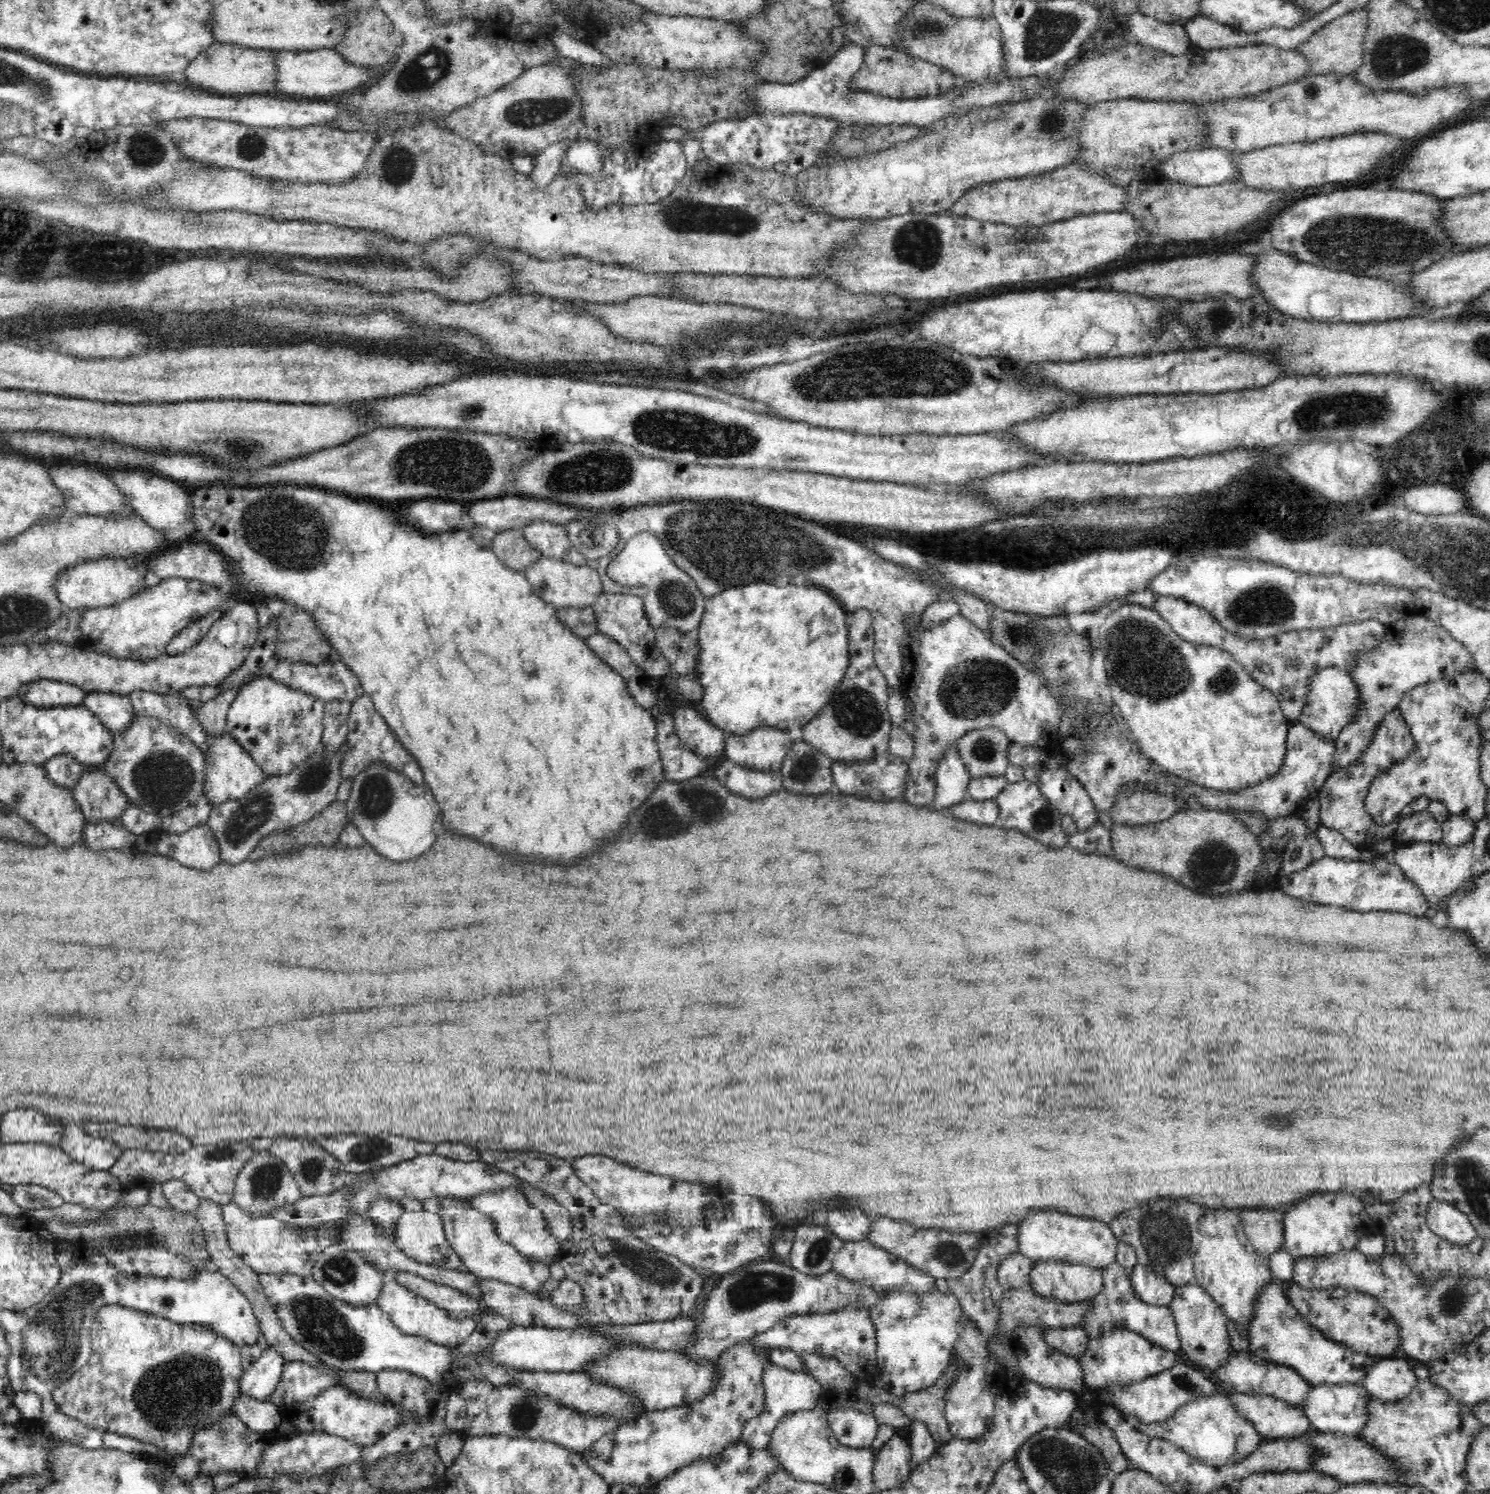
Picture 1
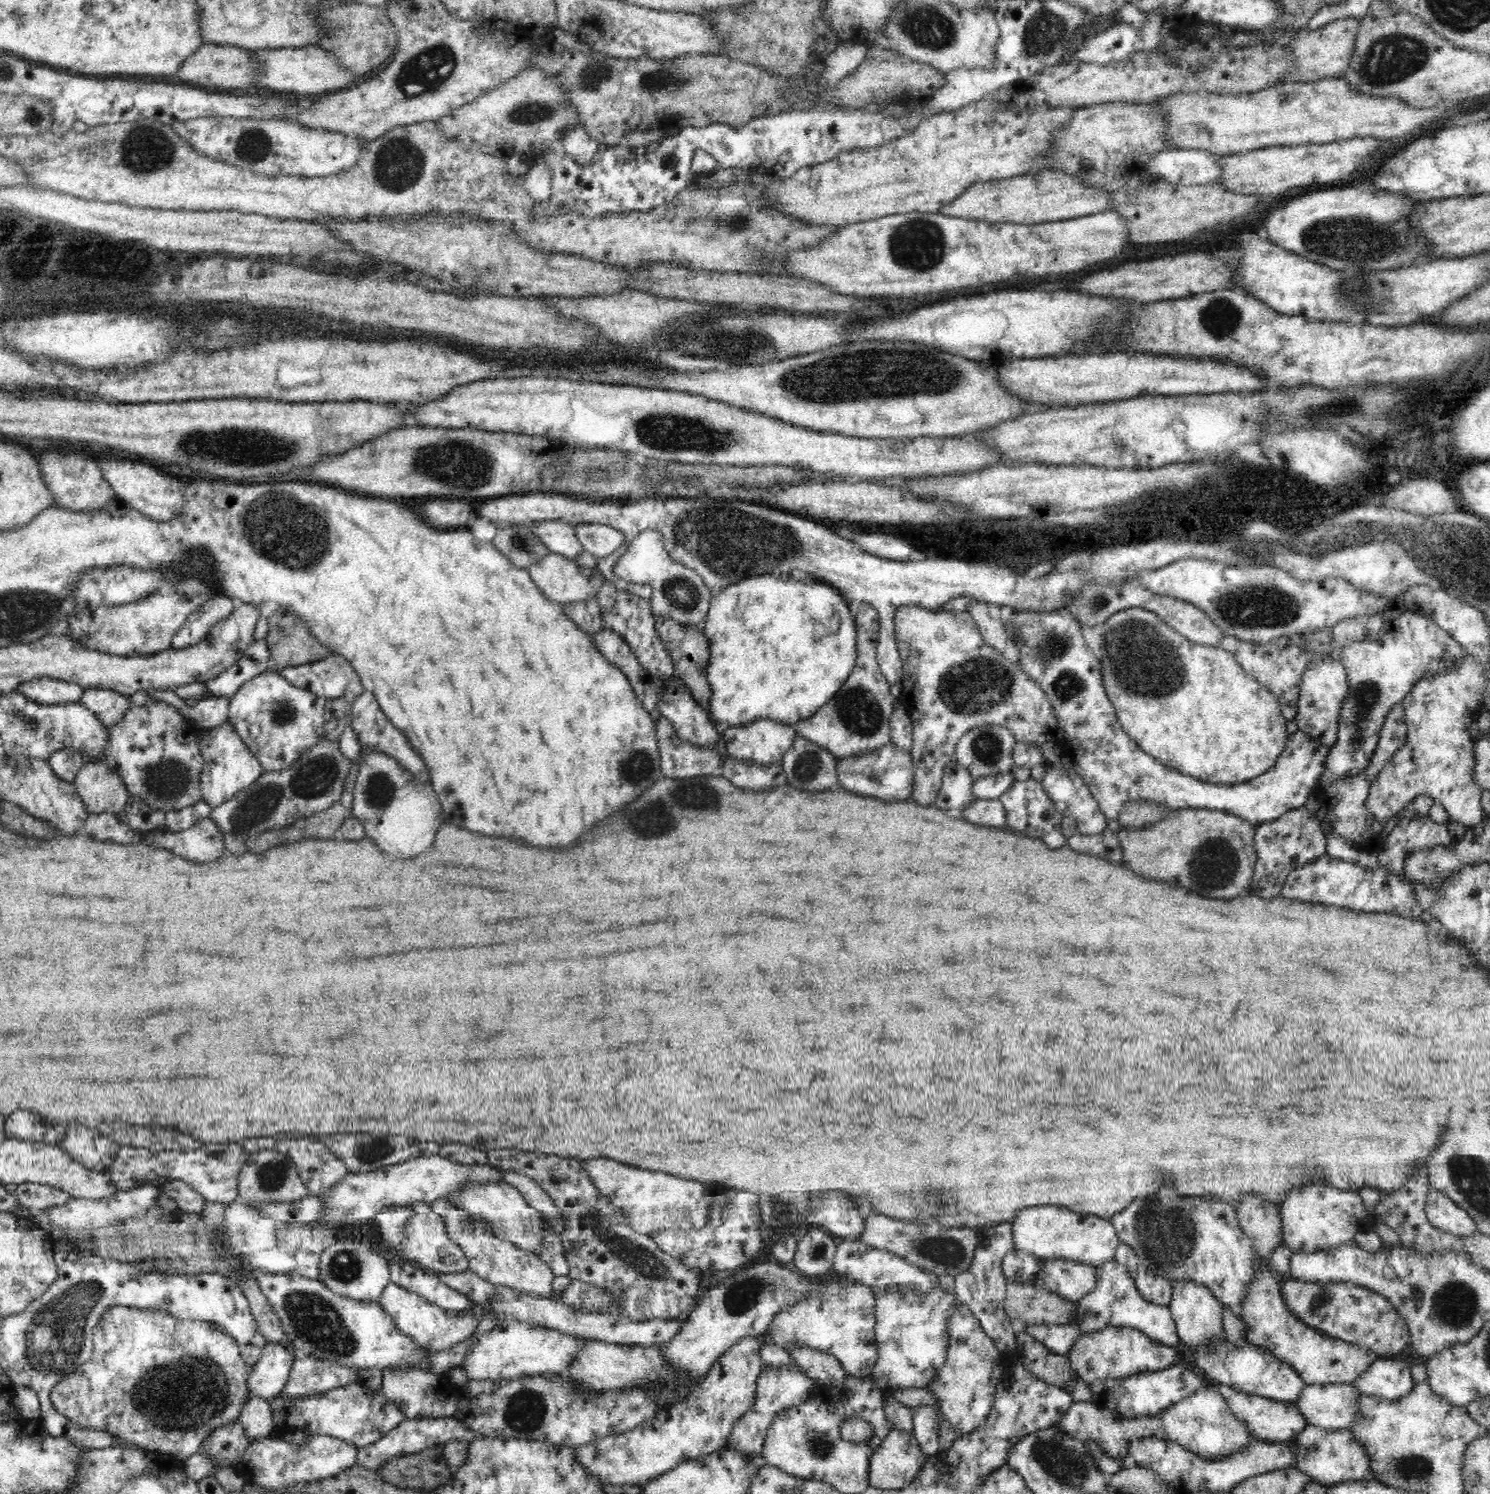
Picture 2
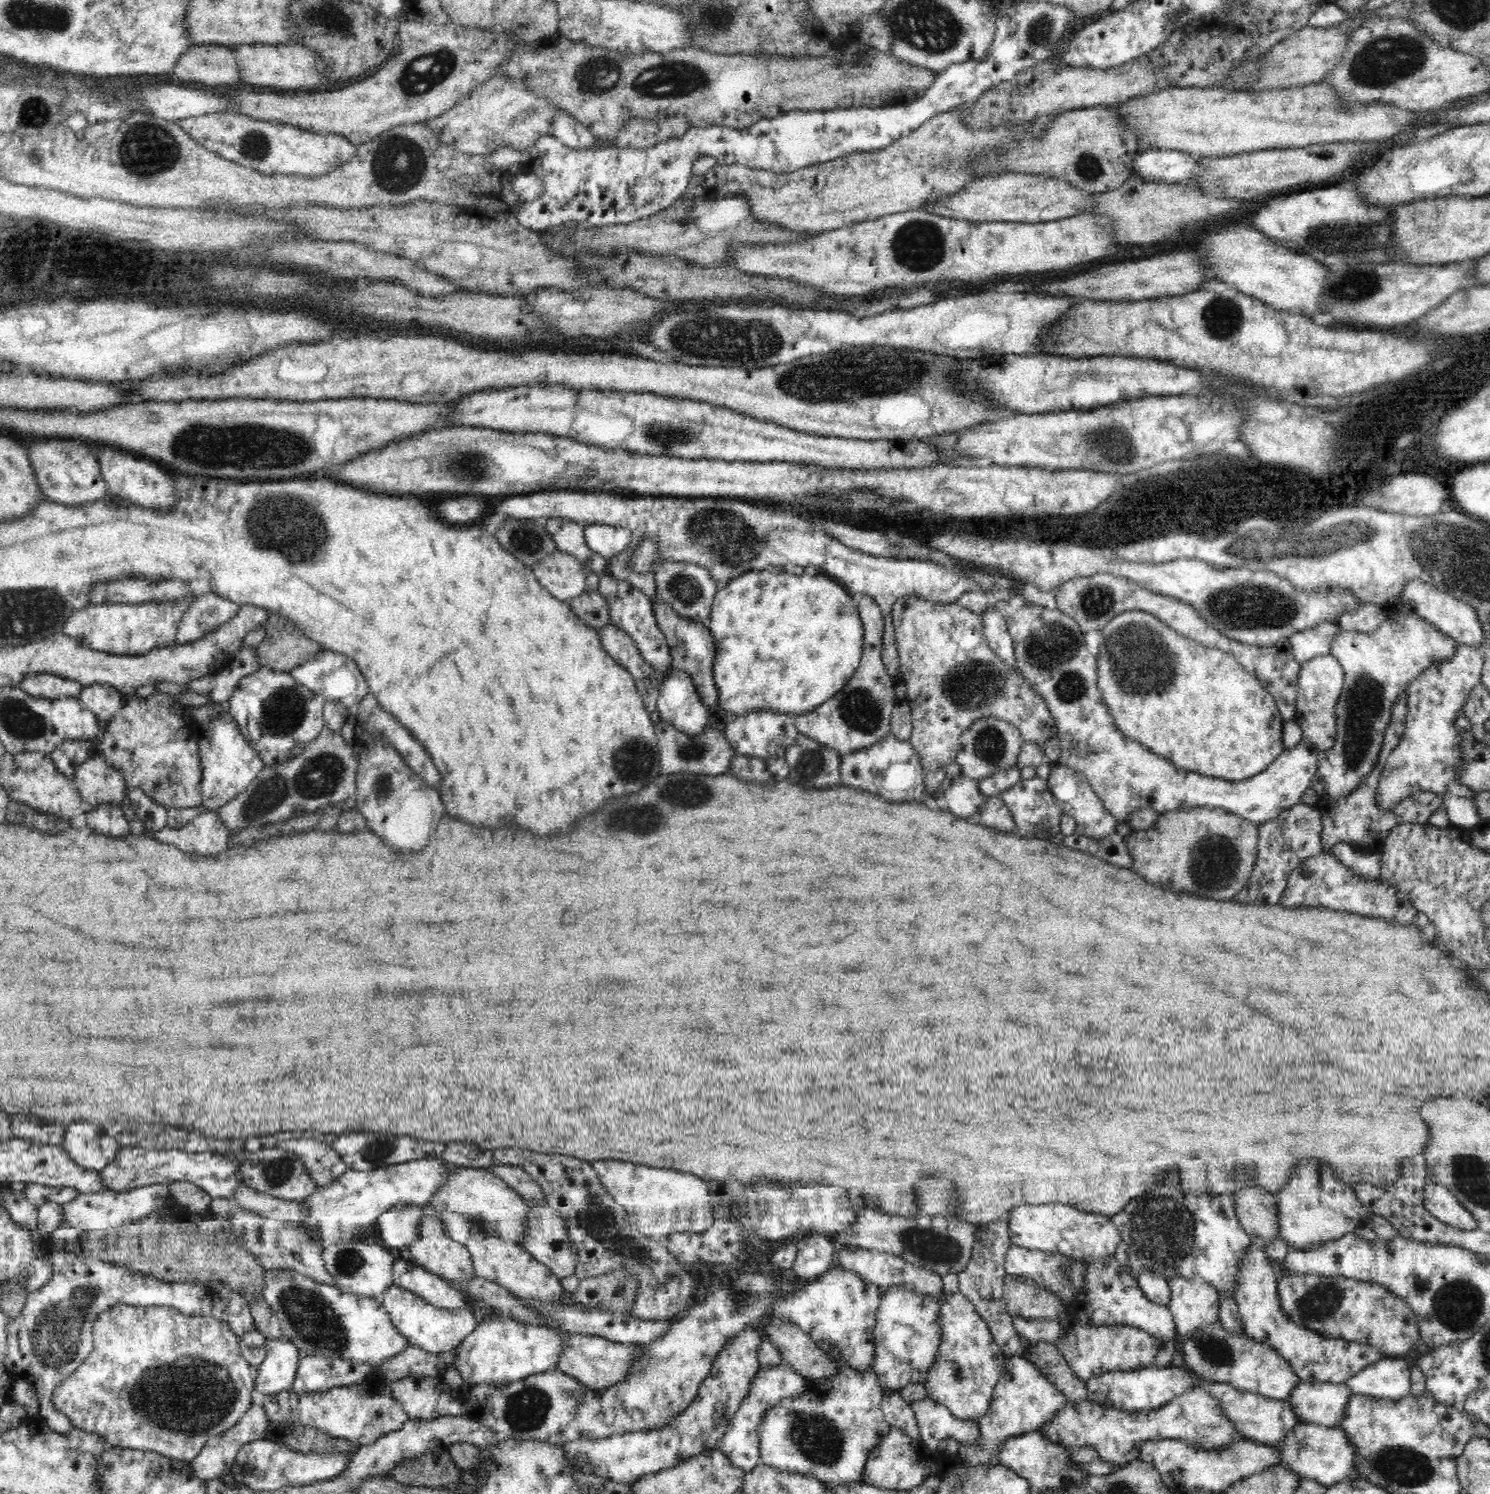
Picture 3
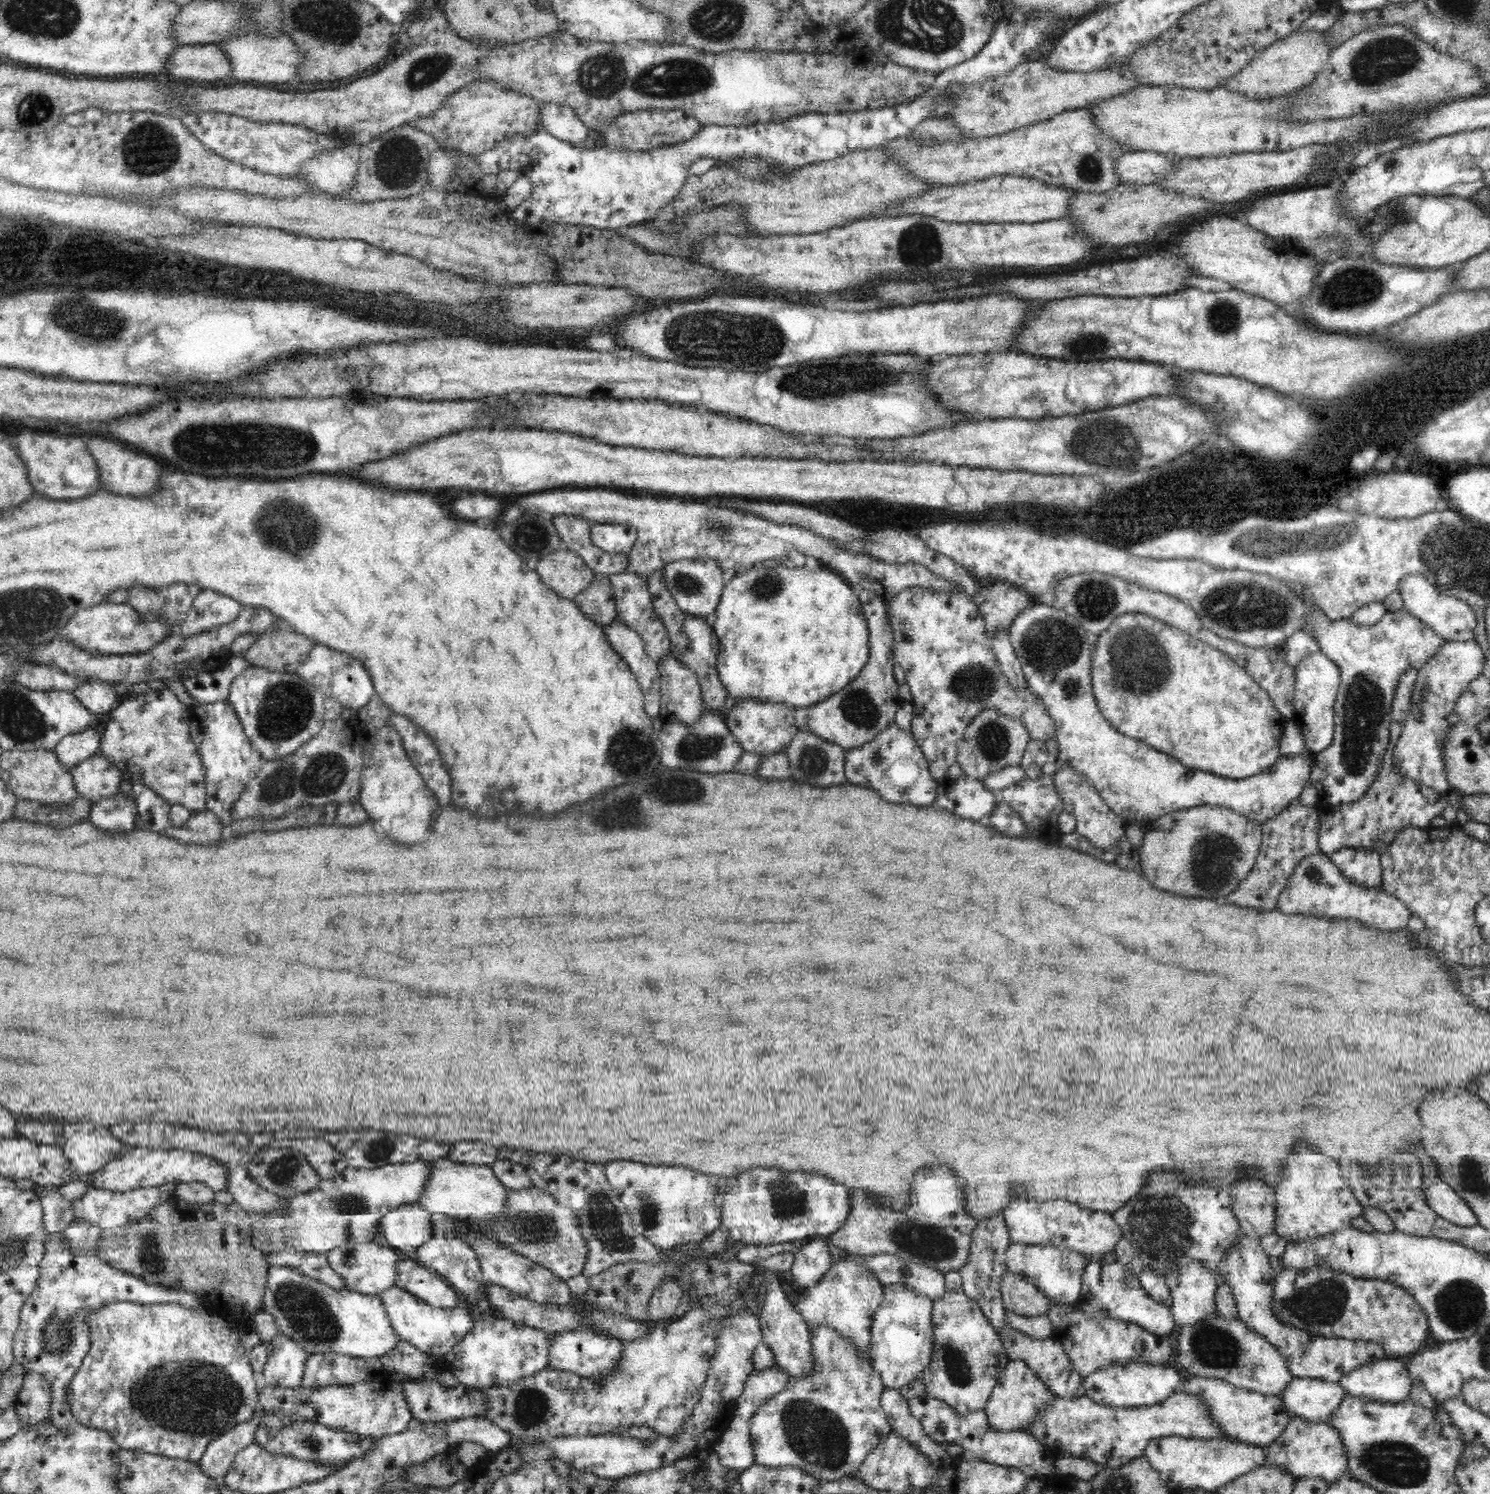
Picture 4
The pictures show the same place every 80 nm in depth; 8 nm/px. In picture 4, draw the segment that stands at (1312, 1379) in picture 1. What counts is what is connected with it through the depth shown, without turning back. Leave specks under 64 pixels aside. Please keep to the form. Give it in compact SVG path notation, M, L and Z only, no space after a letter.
M1244 1235L1223 1258L1219 1270L1230 1285L1237 1303L1238 1318L1253 1333L1268 1339L1283 1355L1289 1364L1291 1373L1296 1378L1311 1378L1328 1382L1339 1380L1361 1366L1387 1358L1379 1344L1368 1341L1351 1341L1343 1338L1313 1336L1307 1330L1298 1329L1287 1322L1282 1322L1273 1311L1274 1285L1277 1264L1263 1249L1260 1242Z

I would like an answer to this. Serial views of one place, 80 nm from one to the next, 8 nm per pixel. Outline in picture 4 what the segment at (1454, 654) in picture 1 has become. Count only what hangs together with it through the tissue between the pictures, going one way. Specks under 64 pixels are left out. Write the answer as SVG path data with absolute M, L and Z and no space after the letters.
M1317 608L1313 620L1308 622L1313 634L1319 642L1322 653L1331 658L1341 670L1341 686L1335 702L1335 733L1329 748L1314 754L1313 769L1310 783L1316 788L1320 799L1325 799L1333 806L1354 802L1364 796L1370 782L1380 770L1380 764L1386 752L1390 738L1391 711L1396 690L1408 669L1419 671L1439 650L1447 644L1447 640L1438 636L1428 625L1419 618L1412 616L1402 608L1387 613L1374 626L1361 627L1352 621L1328 619L1326 613Z

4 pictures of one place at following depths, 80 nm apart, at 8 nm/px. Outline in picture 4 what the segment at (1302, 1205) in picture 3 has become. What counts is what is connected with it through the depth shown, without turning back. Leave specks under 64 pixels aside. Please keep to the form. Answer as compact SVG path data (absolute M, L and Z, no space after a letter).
M1298 1146L1296 1150L1298 1152L1288 1158L1282 1180L1275 1189L1275 1233L1287 1242L1302 1242L1352 1228L1352 1222L1362 1217L1364 1206L1350 1189L1345 1172L1340 1174L1342 1168L1334 1158L1324 1158L1308 1146Z

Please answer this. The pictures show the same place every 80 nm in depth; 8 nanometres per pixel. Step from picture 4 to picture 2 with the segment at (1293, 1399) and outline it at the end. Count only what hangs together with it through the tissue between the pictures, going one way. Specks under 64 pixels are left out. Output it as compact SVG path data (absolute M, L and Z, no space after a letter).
M1352 1383L1306 1385L1296 1406L1308 1425L1331 1431L1351 1431L1359 1415L1362 1395Z

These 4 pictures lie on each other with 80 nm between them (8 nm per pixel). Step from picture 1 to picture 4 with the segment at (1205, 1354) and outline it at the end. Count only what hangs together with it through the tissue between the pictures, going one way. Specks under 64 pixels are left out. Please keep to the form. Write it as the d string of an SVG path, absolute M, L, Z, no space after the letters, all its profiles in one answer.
M1196 1261L1184 1272L1170 1271L1165 1277L1171 1290L1170 1310L1178 1327L1196 1324L1216 1314L1216 1289L1220 1281L1214 1271Z

